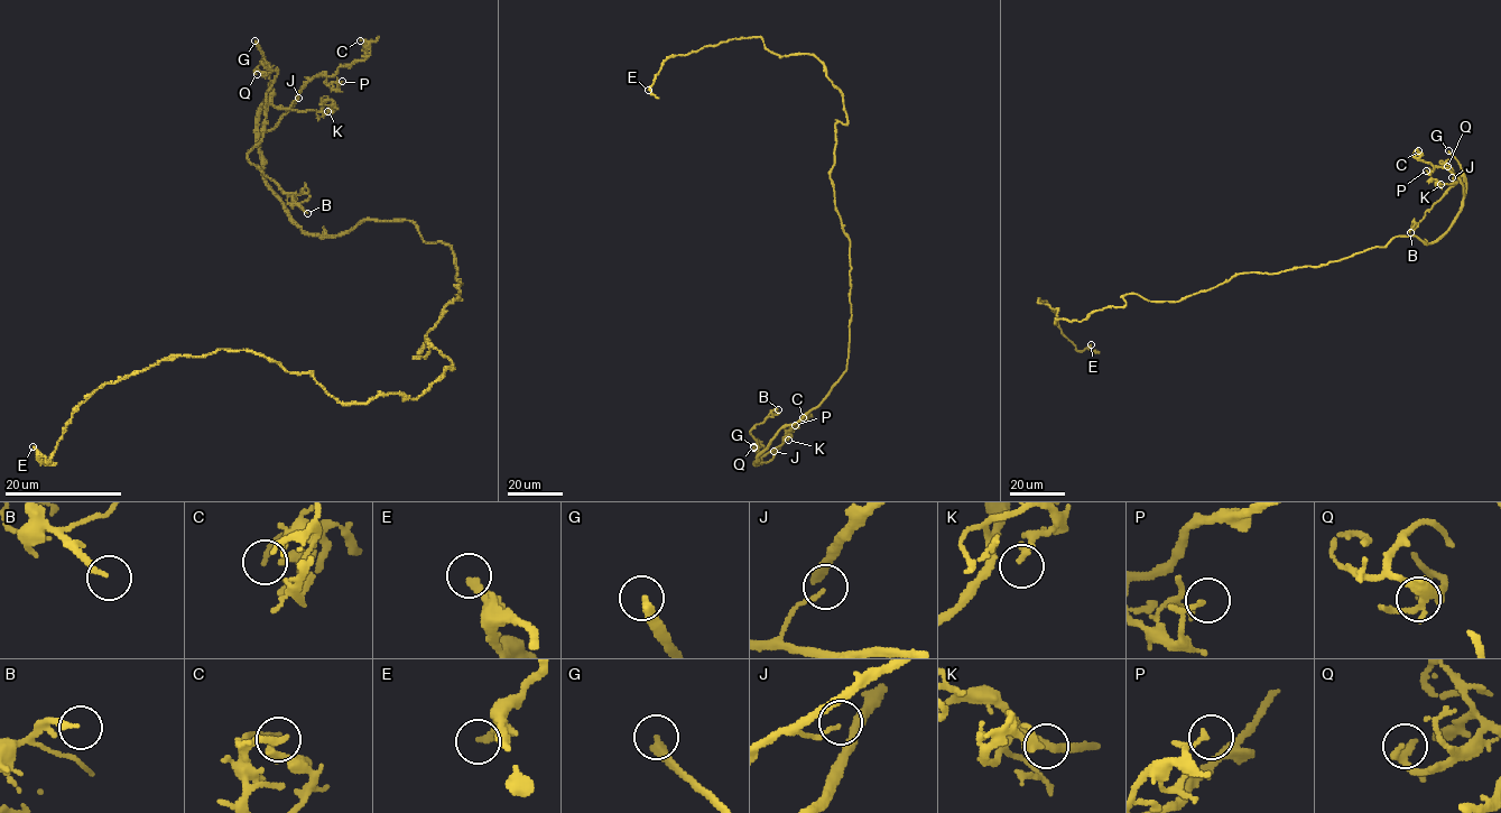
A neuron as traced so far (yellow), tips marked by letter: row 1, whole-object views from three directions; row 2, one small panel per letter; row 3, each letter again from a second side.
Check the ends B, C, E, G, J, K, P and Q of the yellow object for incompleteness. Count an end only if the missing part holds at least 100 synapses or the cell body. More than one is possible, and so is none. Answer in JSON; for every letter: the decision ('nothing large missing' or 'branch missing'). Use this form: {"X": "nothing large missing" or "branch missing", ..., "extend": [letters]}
{"B": "nothing large missing", "C": "nothing large missing", "E": "nothing large missing", "G": "branch missing", "J": "nothing large missing", "K": "nothing large missing", "P": "nothing large missing", "Q": "nothing large missing", "extend": ["G"]}

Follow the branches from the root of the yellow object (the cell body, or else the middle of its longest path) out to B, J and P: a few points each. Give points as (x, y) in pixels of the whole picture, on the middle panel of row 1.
B: (840, 216), (851, 268), (846, 370), (817, 406), (778, 431), (754, 464), (761, 458), (750, 431), (778, 409)
J: (840, 216), (850, 241), (851, 268), (846, 368), (828, 395), (796, 423), (785, 424), (753, 464), (774, 451)
P: (840, 216), (850, 241), (851, 268), (846, 370), (817, 406), (778, 431), (756, 462), (770, 460), (795, 425)

